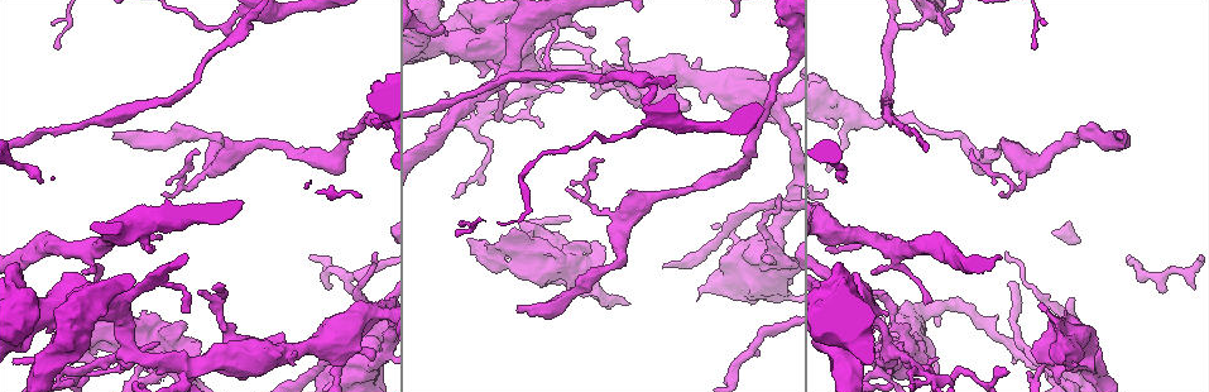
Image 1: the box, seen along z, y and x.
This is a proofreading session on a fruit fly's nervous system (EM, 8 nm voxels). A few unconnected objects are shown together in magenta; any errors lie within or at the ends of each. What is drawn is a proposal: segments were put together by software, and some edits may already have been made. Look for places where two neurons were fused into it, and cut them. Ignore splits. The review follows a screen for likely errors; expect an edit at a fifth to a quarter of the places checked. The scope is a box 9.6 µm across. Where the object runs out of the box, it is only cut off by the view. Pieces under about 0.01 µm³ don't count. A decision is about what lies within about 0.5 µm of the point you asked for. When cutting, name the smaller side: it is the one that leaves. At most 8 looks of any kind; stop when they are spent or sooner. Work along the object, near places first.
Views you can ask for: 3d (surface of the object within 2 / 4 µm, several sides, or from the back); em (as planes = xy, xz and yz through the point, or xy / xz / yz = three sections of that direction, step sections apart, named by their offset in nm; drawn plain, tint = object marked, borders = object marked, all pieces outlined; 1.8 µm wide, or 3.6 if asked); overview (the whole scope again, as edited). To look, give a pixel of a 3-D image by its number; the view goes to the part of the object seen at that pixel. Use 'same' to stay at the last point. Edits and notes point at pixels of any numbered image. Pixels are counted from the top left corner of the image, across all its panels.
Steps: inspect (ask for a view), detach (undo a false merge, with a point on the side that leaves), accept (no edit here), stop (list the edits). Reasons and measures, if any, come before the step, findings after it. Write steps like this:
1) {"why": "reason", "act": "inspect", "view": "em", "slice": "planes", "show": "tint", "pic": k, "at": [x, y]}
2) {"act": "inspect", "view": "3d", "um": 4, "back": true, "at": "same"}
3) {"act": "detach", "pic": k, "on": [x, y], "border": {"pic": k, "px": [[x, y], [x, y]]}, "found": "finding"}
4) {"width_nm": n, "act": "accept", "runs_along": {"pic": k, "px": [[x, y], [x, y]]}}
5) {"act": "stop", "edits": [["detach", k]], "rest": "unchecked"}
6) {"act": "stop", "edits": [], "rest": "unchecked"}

{"why": "three arms meet", "act": "inspect", "view": "3d", "um": 4, "pic": 1, "at": [934, 380]}

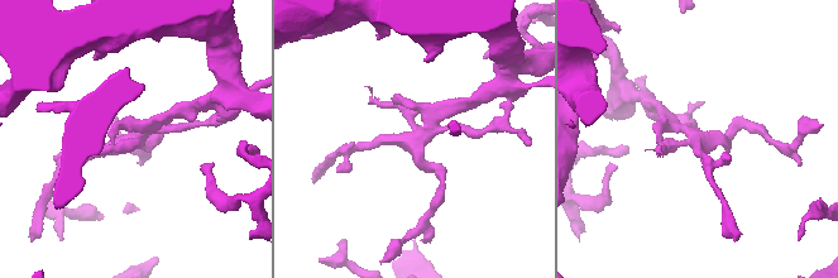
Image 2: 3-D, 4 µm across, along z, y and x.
{"act": "inspect", "view": "em", "slice": "planes", "show": "borders", "pic": 2, "at": [419, 137]}

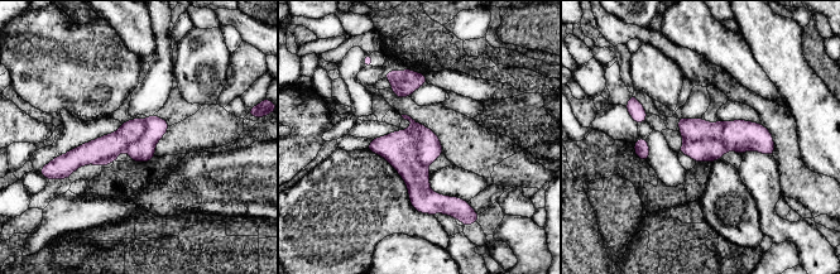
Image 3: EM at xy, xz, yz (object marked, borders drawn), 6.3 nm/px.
{"act": "accept", "runs_along": {"pic": 3, "px": [[166, 125], [63, 160]]}, "found": "all the same neuron"}

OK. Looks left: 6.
{"act": "inspect", "view": "3d", "um": 4, "pic": 1, "at": [531, 82]}

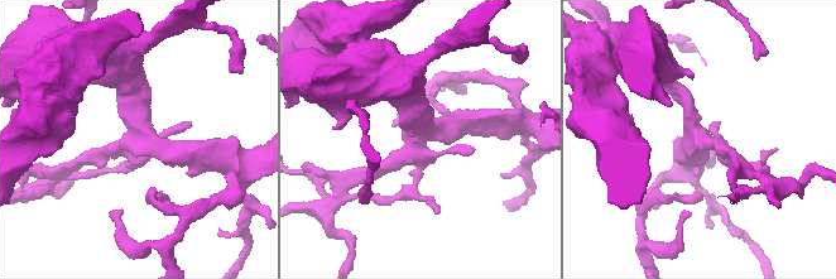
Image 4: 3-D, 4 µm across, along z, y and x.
{"why": "now the EM", "act": "inspect", "view": "em", "slice": "yz", "step": 4, "show": "tint", "pic": 4, "at": [699, 134]}

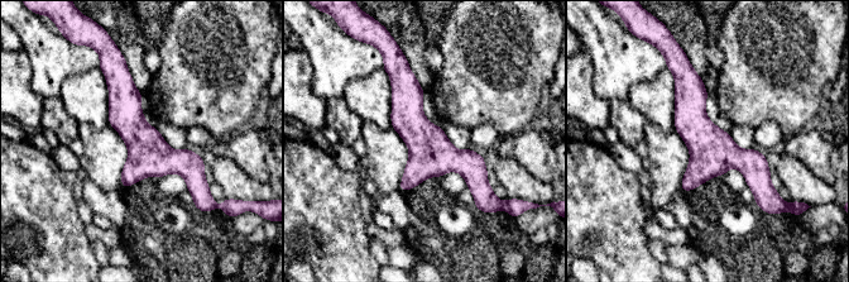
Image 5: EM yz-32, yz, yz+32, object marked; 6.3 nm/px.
{"width_nm": 280, "act": "accept", "found": "one neuron here"}

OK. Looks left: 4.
{"why": "a narrow waist", "act": "inspect", "view": "3d", "um": 4, "pic": 1, "at": [430, 43]}

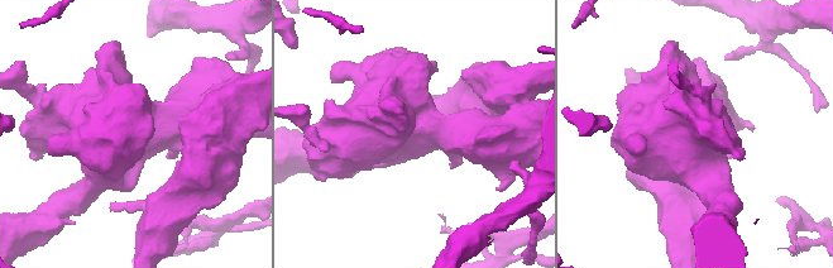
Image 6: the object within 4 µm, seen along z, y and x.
{"act": "inspect", "view": "em", "um": 3.6, "slice": "planes", "show": "plain", "pic": 6, "at": [418, 134]}

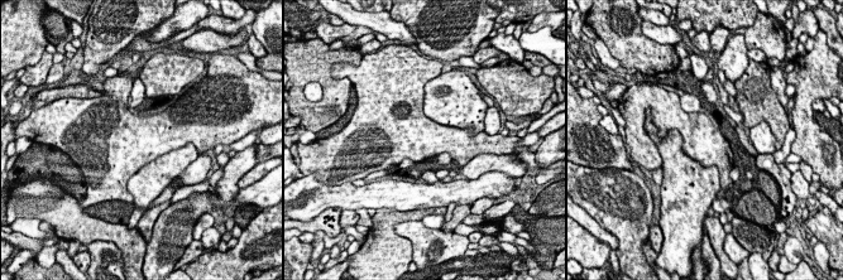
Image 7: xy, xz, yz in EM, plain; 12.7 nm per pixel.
{"why": "what lies round it", "act": "inspect", "view": "em", "um": 3.6, "slice": "planes", "show": "borders", "at": "same"}

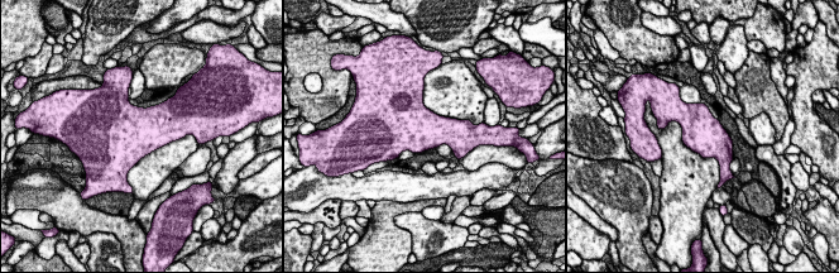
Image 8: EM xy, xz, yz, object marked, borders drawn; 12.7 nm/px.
{"act": "accept", "found": "continuous, no second neuron"}

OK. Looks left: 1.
{"act": "stop", "edits": [], "rest": "unchecked"}

